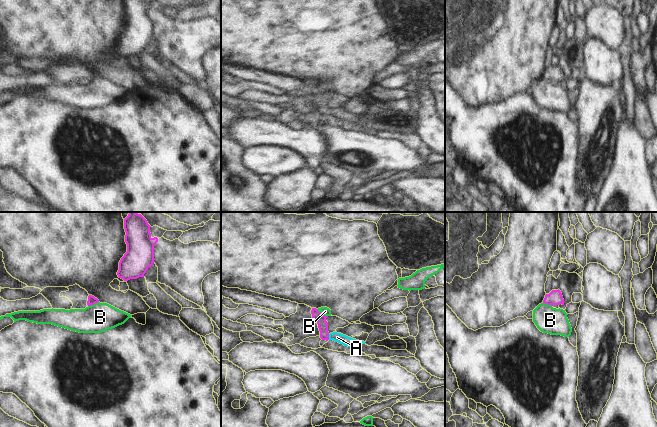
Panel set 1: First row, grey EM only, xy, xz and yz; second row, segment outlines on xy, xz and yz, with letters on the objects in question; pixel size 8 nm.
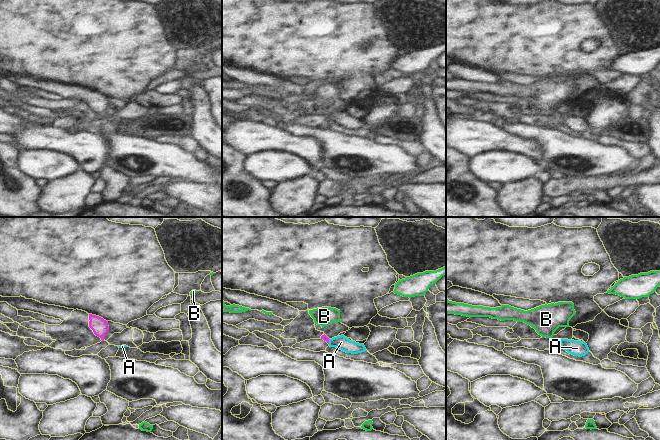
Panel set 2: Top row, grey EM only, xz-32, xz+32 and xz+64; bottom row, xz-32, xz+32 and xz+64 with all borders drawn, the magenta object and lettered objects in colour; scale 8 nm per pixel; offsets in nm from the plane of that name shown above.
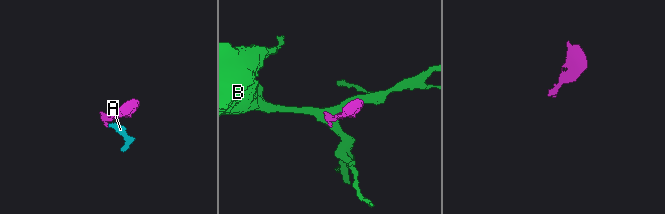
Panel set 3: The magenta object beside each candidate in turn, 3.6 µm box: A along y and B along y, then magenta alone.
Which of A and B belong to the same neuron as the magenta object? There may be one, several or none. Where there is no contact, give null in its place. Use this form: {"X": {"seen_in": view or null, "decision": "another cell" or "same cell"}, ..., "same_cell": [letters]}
{"A": {"seen_in": "xz", "decision": "same cell"}, "B": {"seen_in": "xz", "decision": "another cell"}, "same_cell": ["A"]}

